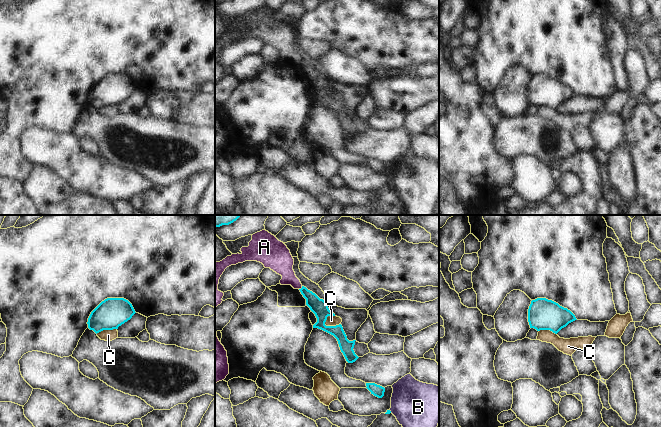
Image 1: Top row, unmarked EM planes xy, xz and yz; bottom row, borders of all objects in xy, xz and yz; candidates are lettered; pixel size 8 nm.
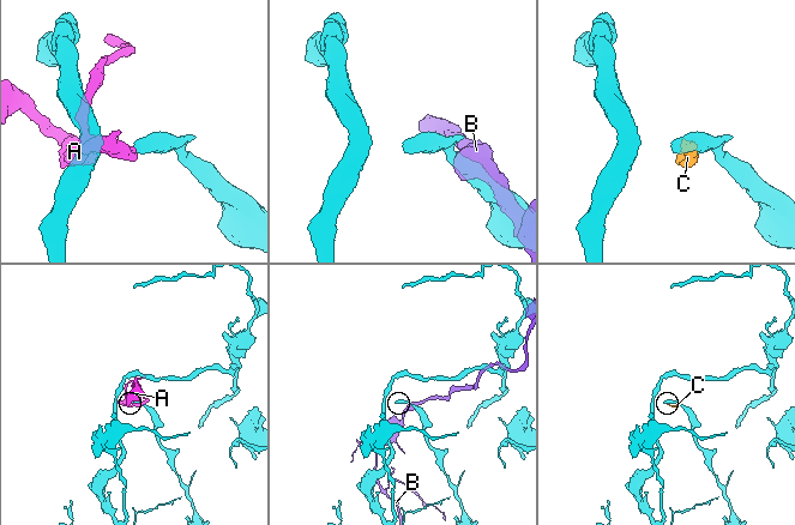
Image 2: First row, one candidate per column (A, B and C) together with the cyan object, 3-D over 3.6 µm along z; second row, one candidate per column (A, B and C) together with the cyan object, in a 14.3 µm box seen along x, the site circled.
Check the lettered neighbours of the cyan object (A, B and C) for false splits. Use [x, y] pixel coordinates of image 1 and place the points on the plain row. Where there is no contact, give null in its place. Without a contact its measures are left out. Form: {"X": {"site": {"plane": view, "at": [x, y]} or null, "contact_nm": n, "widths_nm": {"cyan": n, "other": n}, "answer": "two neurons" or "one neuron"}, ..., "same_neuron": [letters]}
{"A": {"site": {"plane": "xz", "at": [301, 64]}, "contact_nm": 40, "widths_nm": {"cyan": 140, "other": 170}, "answer": "two neurons"}, "B": {"site": {"plane": "xz", "at": [390, 187]}, "contact_nm": 30, "widths_nm": {"cyan": 30, "other": 400}, "answer": "two neurons"}, "C": {"site": {"plane": "xz", "at": [332, 102]}, "contact_nm": 140, "widths_nm": {"cyan": 140, "other": 80}, "answer": "two neurons"}, "same_neuron": []}

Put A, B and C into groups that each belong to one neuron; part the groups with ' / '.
A / B / C

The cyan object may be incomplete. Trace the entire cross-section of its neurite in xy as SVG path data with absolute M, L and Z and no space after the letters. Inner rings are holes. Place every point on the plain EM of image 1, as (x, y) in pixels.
M107 74L90 90L88 104L96 110L103 106L118 105L135 90L132 80L124 74Z

